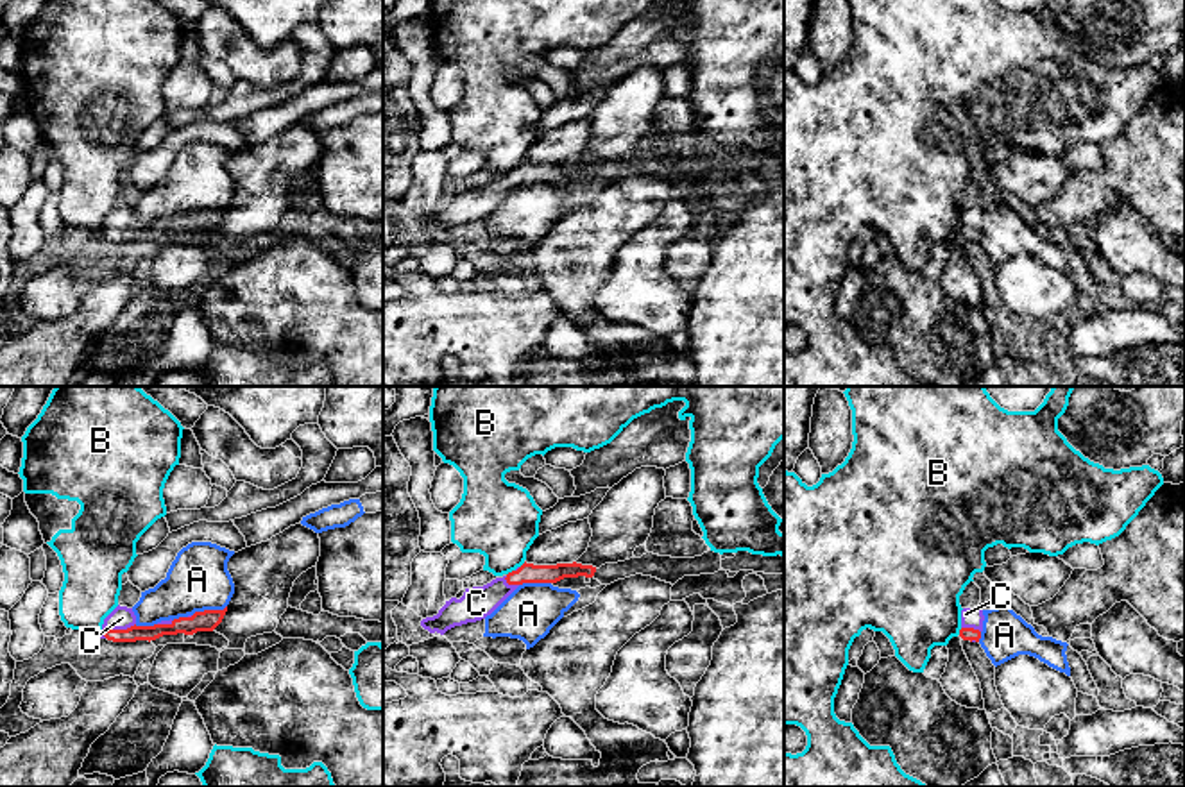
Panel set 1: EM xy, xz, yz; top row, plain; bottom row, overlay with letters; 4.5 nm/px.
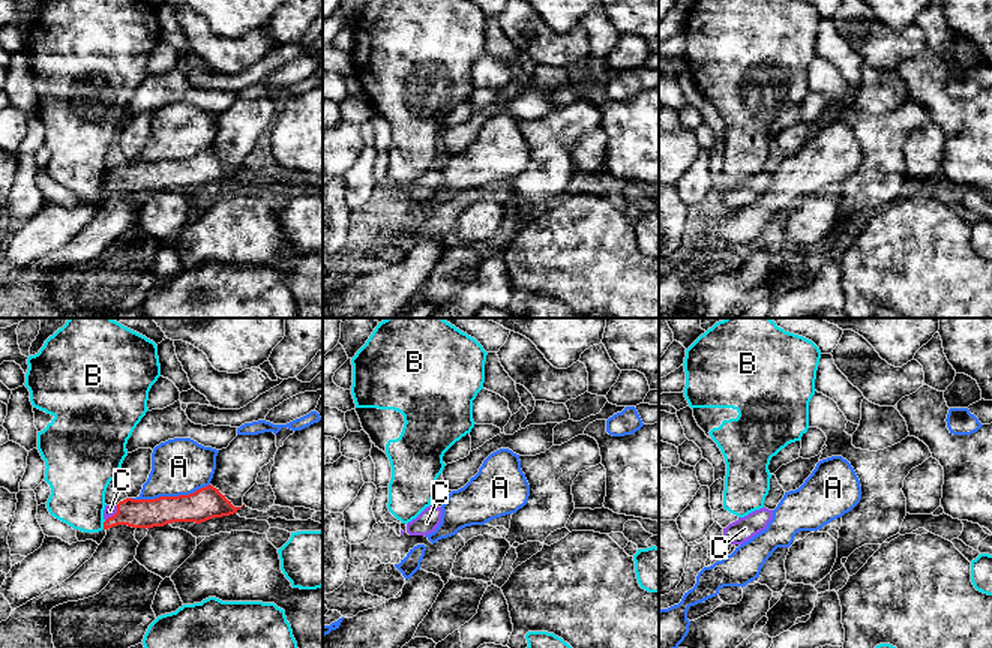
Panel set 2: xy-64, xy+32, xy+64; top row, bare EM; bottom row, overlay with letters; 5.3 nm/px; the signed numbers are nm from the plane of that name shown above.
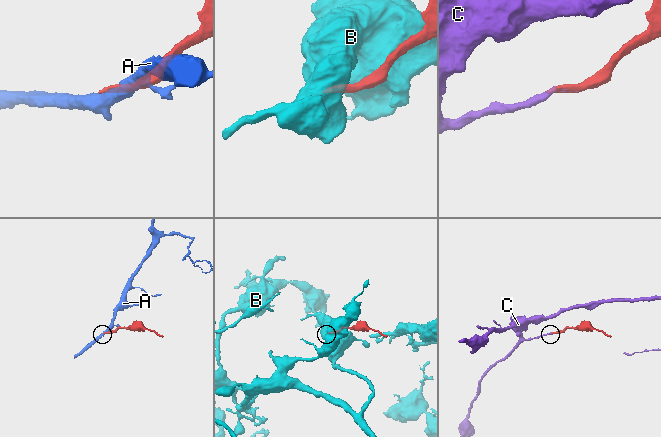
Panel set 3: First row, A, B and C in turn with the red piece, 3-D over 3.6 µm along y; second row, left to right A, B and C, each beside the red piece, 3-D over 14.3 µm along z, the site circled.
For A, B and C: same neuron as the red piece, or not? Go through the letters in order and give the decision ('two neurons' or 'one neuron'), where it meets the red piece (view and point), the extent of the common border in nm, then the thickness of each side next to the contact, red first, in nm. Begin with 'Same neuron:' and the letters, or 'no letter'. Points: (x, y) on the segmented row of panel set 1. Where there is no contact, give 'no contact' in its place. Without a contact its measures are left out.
Same neuron: C
A: two neurons; contact xy (208, 610); length 170 nm; calibres 100 and 280 nm
B: two neurons; contact xz (512, 571); length 50 nm; calibres 90 and 340 nm
C: one neuron; contact xy (117, 630); length 160 nm; calibres 70 and 110 nm

